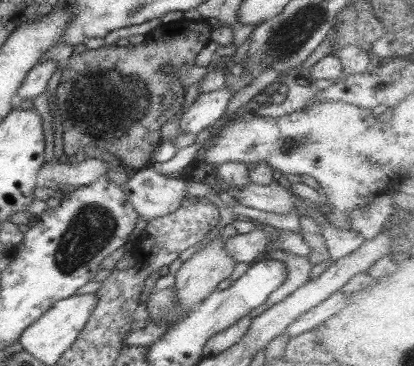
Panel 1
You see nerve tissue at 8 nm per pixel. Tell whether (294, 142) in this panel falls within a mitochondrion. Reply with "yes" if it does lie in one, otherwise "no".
yes

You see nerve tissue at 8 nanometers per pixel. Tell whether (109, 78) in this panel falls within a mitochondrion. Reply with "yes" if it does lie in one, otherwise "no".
yes

